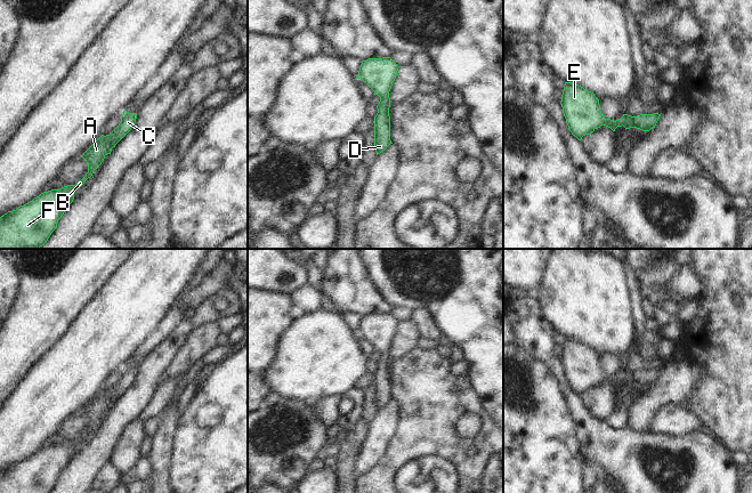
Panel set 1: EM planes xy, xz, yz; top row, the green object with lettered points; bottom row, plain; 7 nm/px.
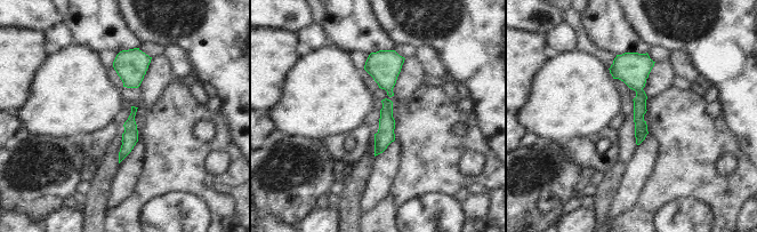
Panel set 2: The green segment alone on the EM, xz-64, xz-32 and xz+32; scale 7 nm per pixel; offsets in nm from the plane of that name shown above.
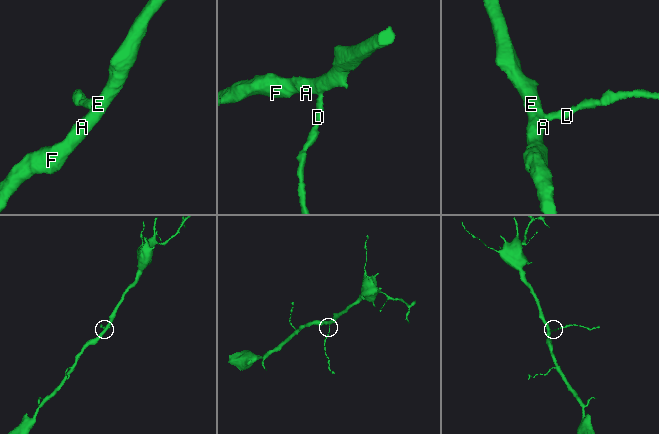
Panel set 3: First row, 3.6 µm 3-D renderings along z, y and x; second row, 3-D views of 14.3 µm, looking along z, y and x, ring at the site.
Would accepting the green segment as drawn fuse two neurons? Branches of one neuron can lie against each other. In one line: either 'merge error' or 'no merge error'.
no merge error

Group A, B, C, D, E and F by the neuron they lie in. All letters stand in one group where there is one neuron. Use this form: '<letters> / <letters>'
A B C D E F

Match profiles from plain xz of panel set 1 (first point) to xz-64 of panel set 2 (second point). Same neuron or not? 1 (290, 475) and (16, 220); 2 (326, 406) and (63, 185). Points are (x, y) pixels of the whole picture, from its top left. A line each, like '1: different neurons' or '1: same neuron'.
1: different neurons
2: different neurons

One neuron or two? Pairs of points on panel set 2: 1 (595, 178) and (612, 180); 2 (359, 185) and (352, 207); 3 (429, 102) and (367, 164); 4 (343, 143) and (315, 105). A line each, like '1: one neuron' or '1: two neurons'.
1: two neurons
2: one neuron
3: two neurons
4: two neurons

